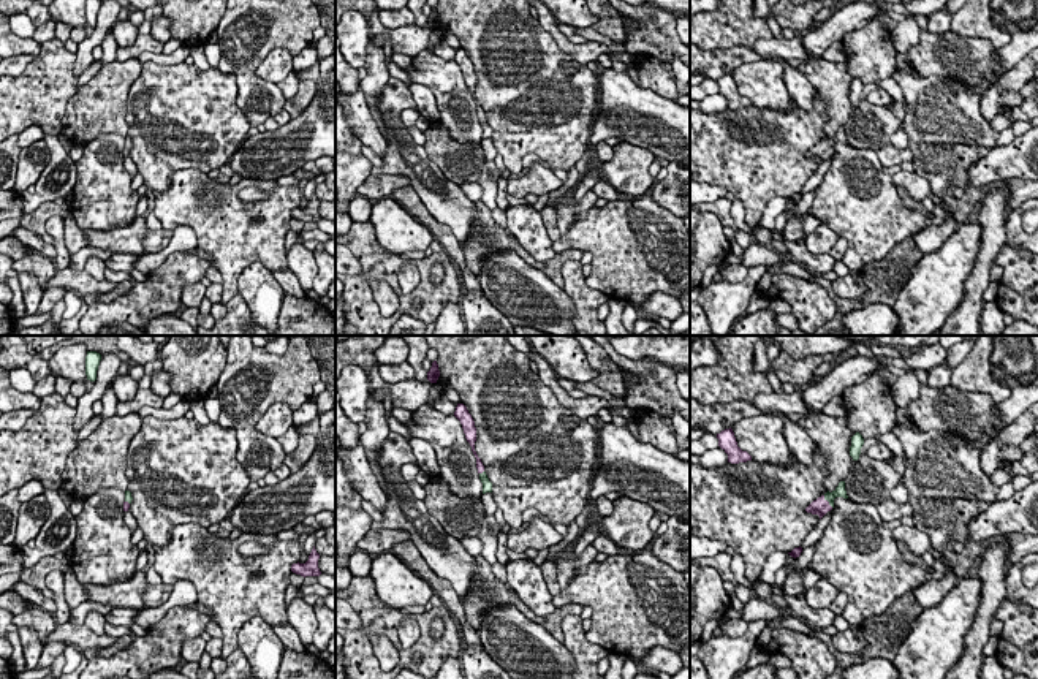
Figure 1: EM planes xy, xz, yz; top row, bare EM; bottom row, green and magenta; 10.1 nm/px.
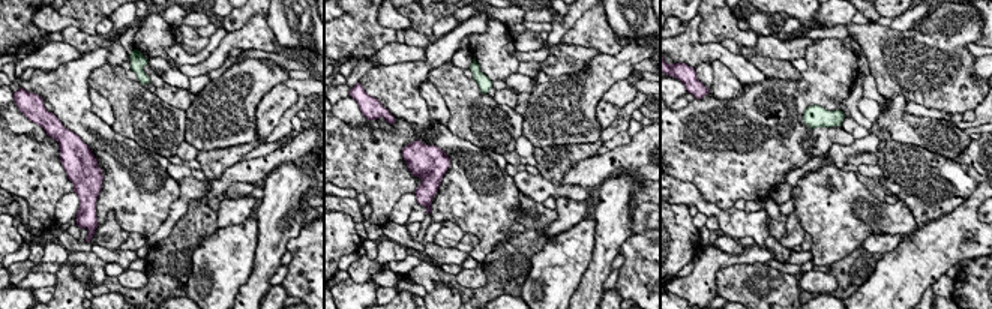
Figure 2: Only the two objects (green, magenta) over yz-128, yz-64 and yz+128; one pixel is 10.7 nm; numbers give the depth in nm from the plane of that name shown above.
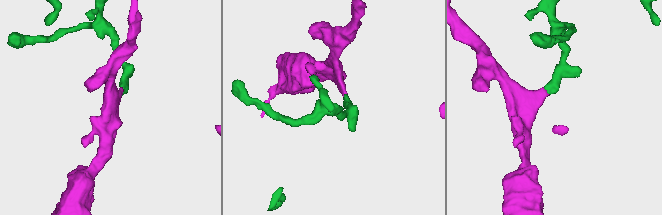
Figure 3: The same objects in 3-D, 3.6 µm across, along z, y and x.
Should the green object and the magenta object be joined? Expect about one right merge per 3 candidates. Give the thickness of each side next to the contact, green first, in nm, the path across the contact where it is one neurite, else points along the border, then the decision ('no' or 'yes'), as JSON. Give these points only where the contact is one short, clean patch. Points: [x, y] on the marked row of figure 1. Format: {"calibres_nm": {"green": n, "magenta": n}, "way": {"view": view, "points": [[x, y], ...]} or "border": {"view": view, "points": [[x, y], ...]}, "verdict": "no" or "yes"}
{"calibres_nm": {"green": 100, "magenta": 170}, "way": {"view": "yz", "points": [[839, 491], [828, 500], [820, 507]]}, "verdict": "yes"}

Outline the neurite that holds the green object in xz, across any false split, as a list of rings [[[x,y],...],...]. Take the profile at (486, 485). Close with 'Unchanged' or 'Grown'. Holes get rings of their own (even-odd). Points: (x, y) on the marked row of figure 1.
[[[457,404],[454,416],[460,421],[465,438],[470,443],[472,451],[476,457],[476,468],[478,468],[478,473],[479,473],[479,480],[483,483],[483,494],[492,492],[492,483],[489,481],[489,478],[484,472],[484,465],[483,465],[481,459],[478,457],[478,454],[475,451],[475,442],[476,442],[475,421],[473,421],[472,415],[468,413],[468,410],[464,404]]]. Grown

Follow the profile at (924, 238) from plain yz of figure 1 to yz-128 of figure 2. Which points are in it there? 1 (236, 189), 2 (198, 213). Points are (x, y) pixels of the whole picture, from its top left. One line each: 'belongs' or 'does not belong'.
1: does not belong
2: does not belong

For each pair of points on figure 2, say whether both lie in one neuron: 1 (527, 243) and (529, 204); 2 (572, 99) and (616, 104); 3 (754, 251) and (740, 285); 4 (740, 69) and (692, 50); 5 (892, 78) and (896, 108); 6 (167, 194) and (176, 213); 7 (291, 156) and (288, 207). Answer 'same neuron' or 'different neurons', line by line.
1: same neuron
2: different neurons
3: different neurons
4: same neuron
5: different neurons
6: different neurons
7: different neurons

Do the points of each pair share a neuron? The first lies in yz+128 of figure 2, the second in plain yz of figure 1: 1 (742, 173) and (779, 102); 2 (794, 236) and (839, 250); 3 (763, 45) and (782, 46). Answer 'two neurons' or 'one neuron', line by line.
1: two neurons
2: two neurons
3: one neuron

